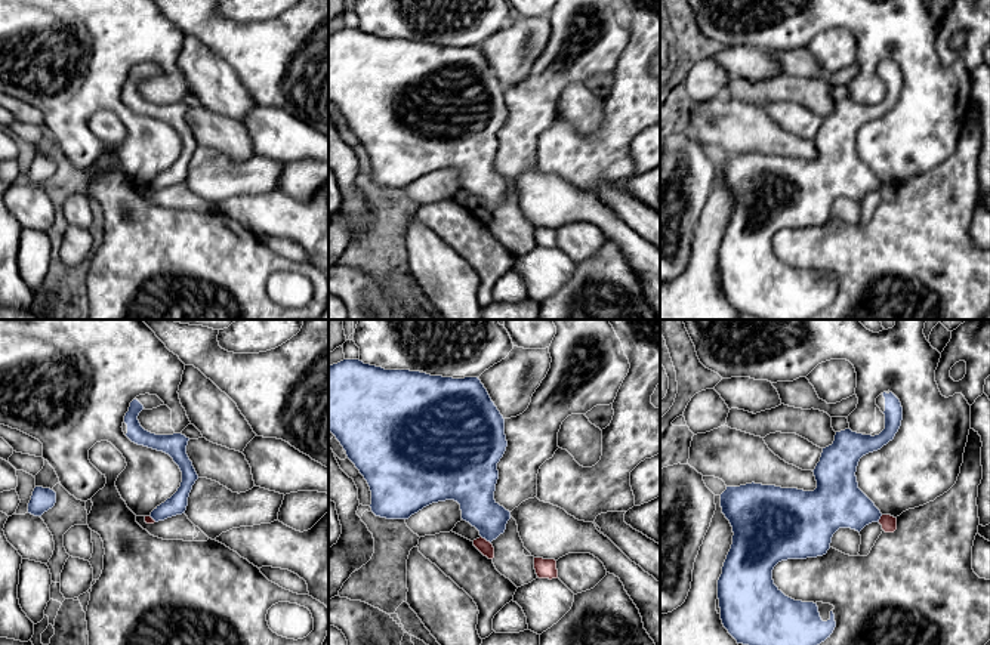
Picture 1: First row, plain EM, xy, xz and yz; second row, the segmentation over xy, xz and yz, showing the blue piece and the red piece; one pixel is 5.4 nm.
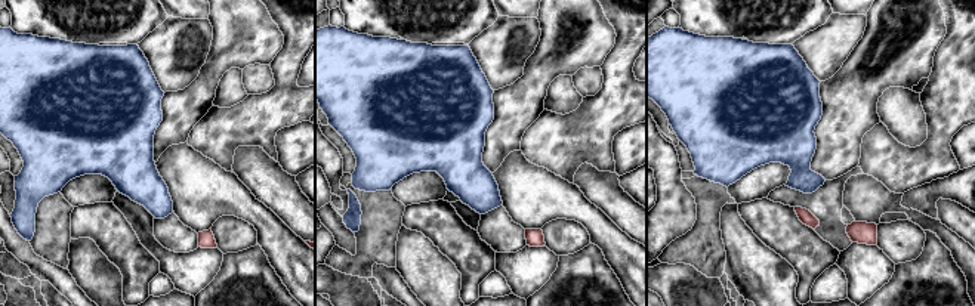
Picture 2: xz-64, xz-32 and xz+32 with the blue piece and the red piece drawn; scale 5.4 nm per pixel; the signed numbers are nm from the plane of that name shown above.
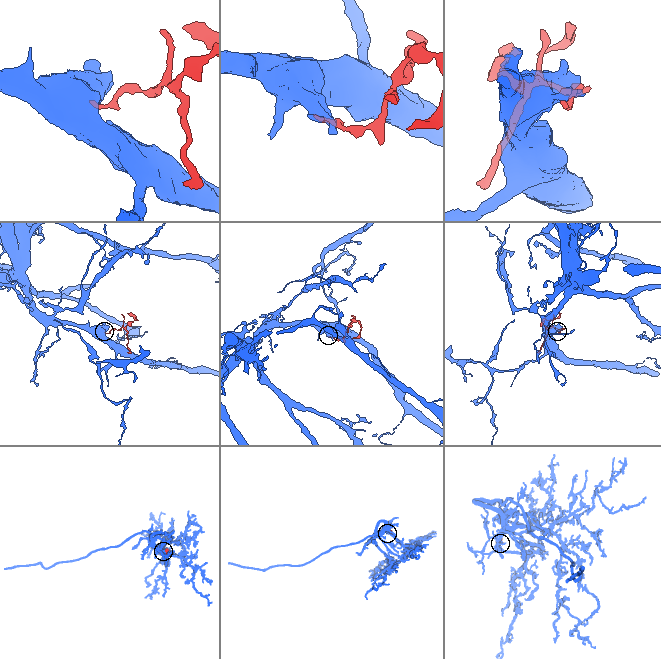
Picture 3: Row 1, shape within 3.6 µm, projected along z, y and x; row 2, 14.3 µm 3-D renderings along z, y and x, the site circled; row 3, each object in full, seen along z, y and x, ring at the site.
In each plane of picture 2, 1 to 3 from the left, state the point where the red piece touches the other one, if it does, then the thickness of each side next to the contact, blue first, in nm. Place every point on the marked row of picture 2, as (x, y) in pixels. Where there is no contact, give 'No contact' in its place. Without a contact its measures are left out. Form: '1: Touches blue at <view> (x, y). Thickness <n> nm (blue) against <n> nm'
1: No contact
2: No contact
3: No contact

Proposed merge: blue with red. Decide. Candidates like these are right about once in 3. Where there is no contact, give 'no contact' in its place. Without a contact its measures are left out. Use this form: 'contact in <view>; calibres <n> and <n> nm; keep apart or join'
contact in xz; calibres 200 and 80 nm; keep apart

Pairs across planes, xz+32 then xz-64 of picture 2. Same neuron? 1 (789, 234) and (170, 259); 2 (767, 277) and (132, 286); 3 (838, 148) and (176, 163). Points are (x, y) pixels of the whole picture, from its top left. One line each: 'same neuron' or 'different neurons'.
1: different neurons
2: different neurons
3: different neurons

